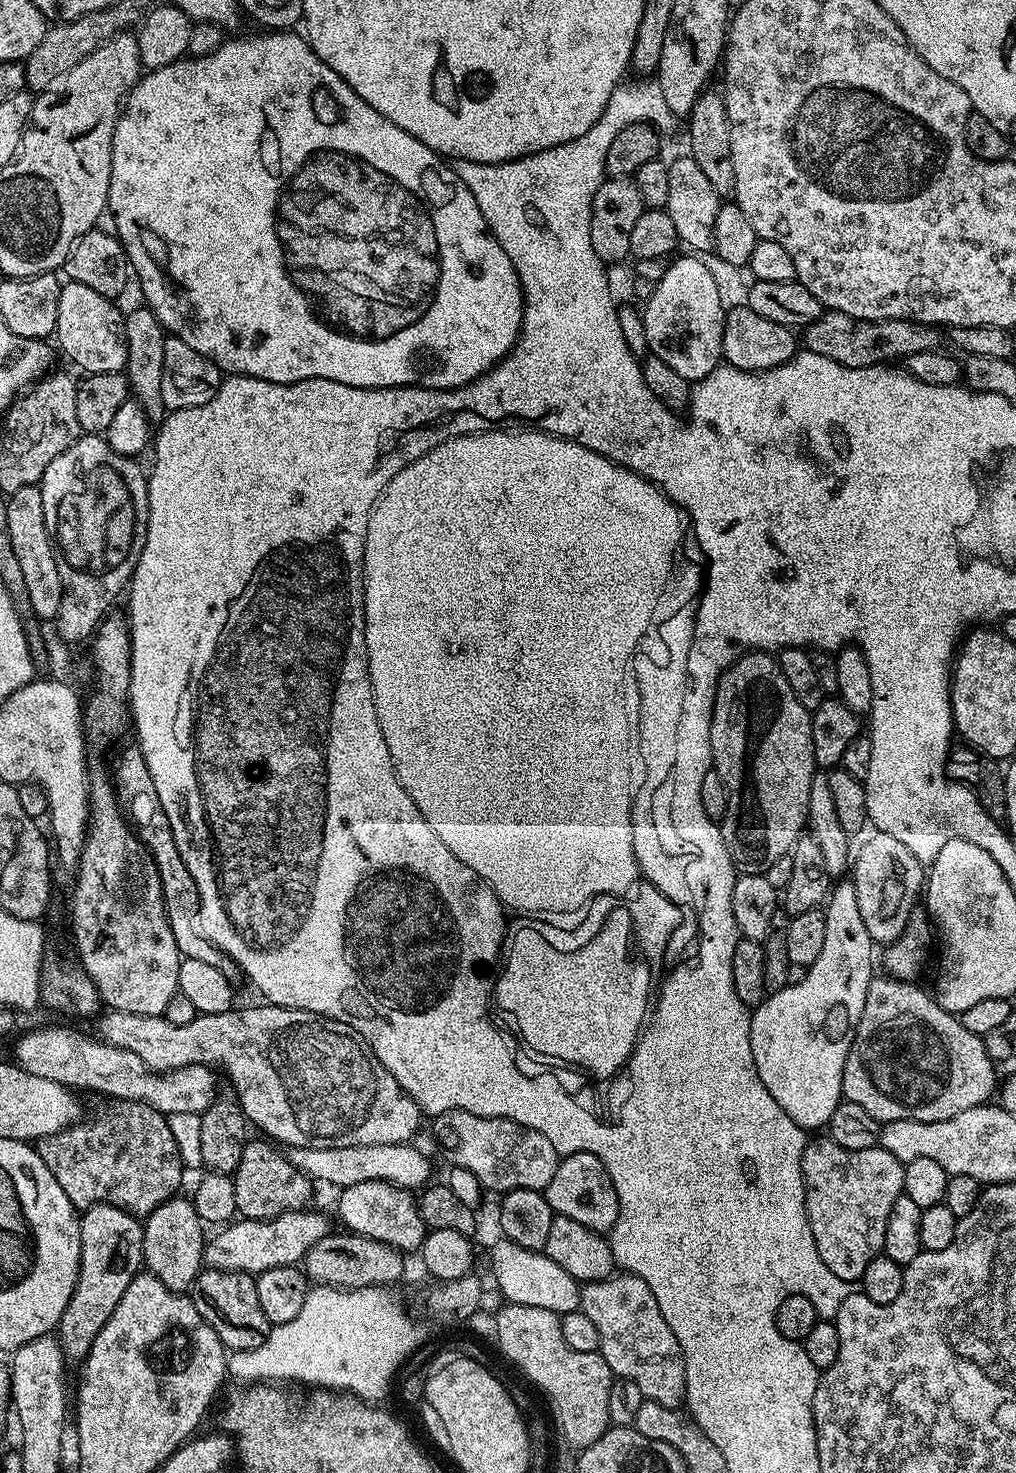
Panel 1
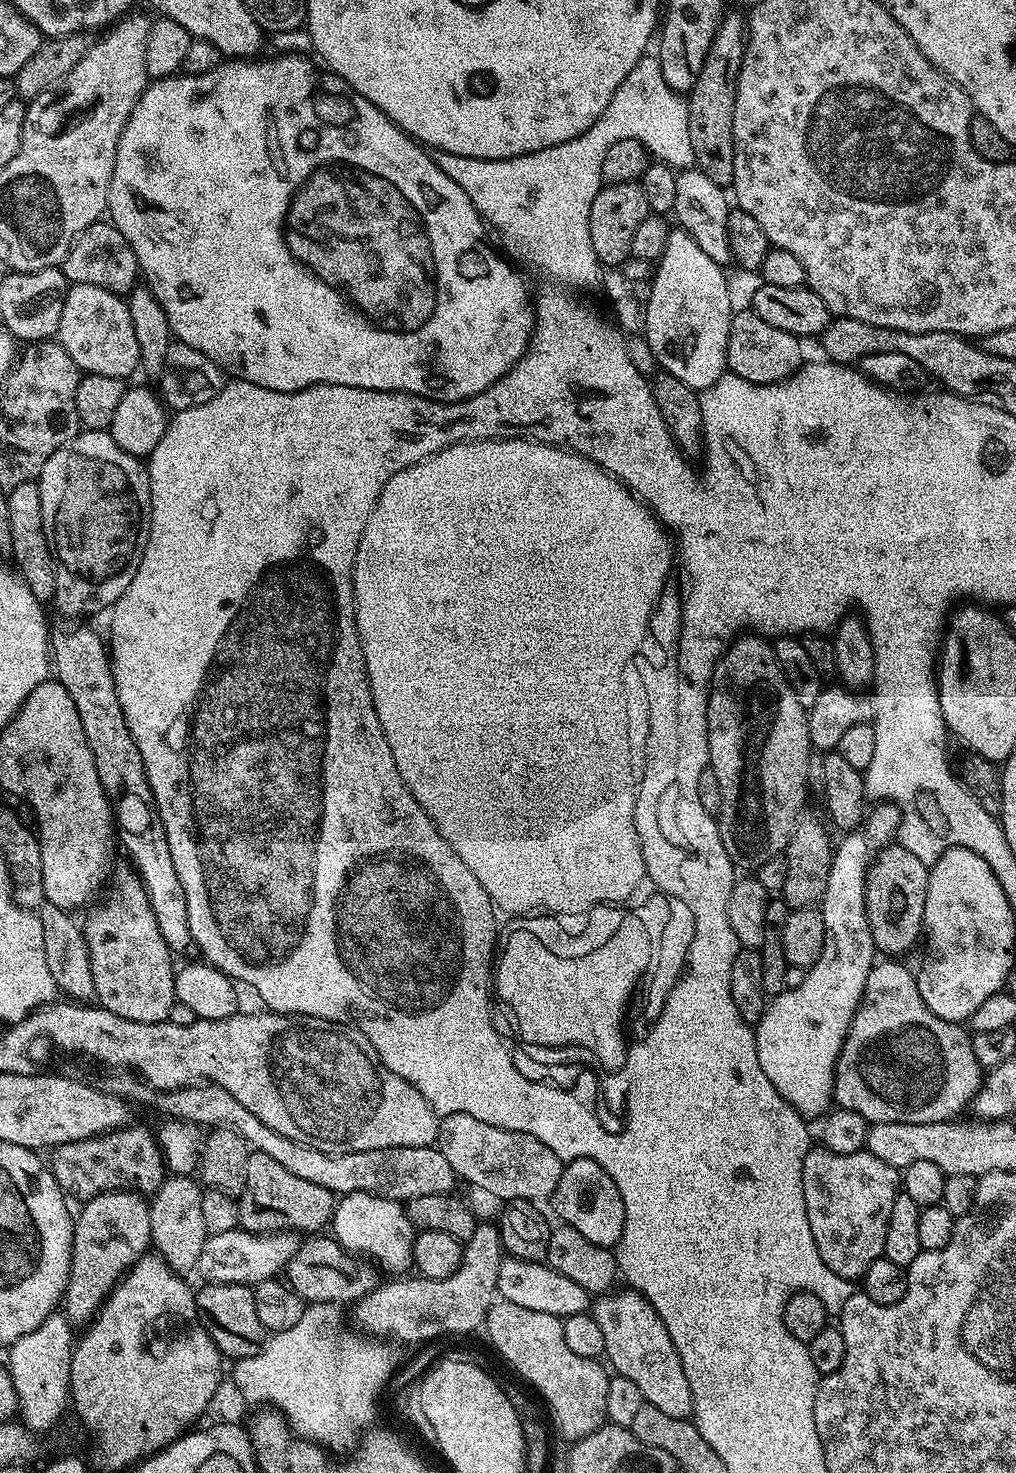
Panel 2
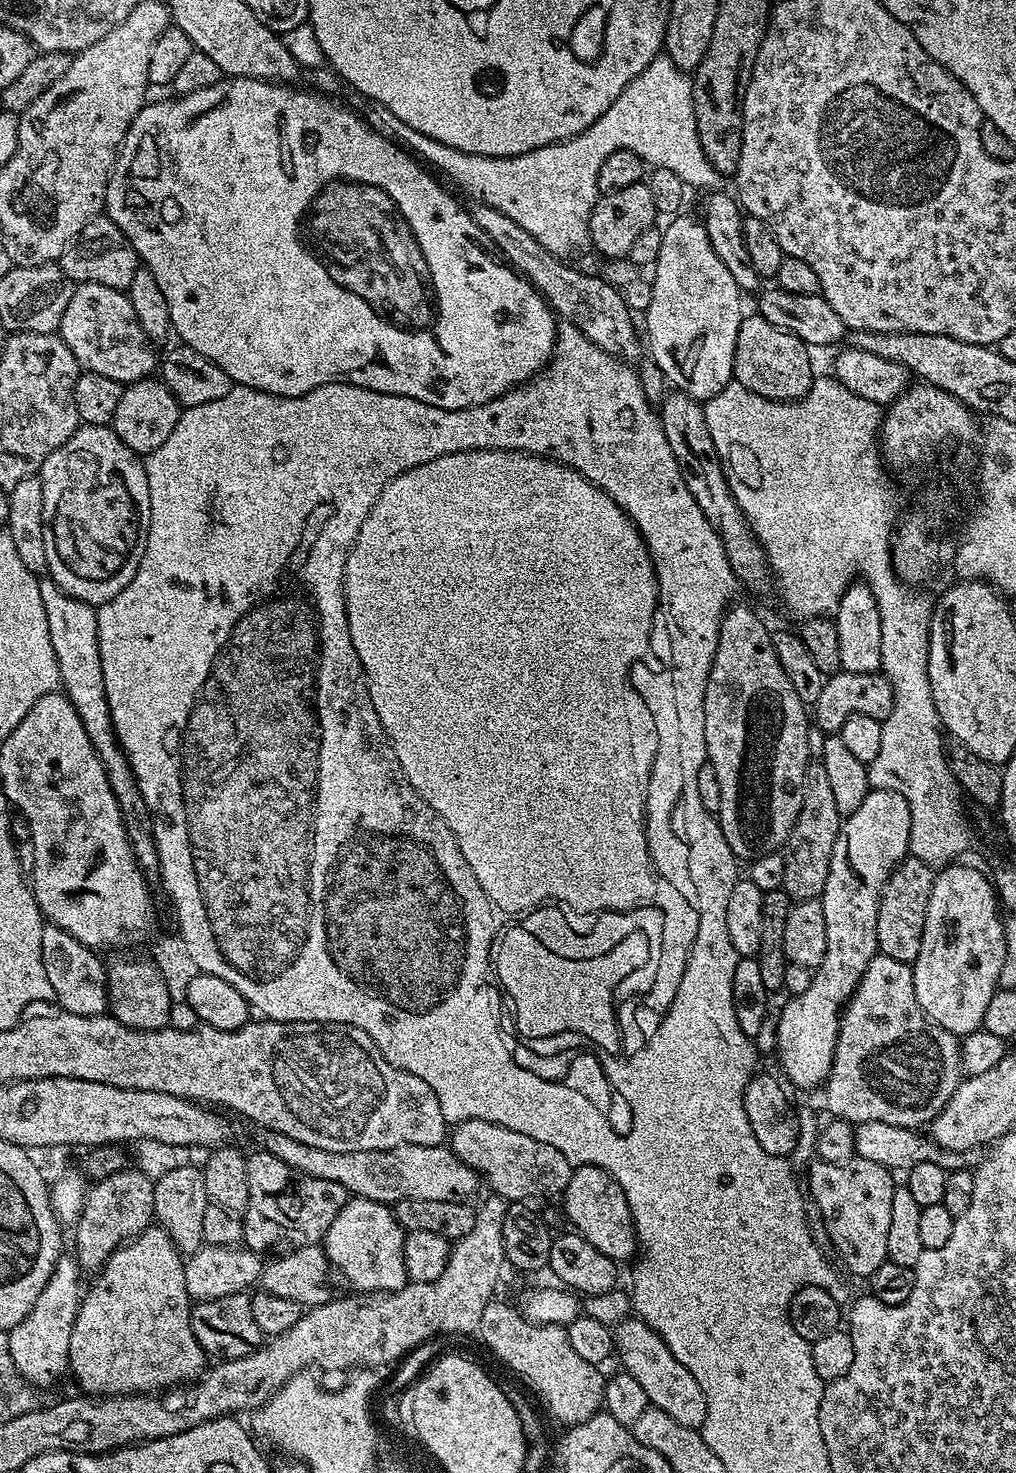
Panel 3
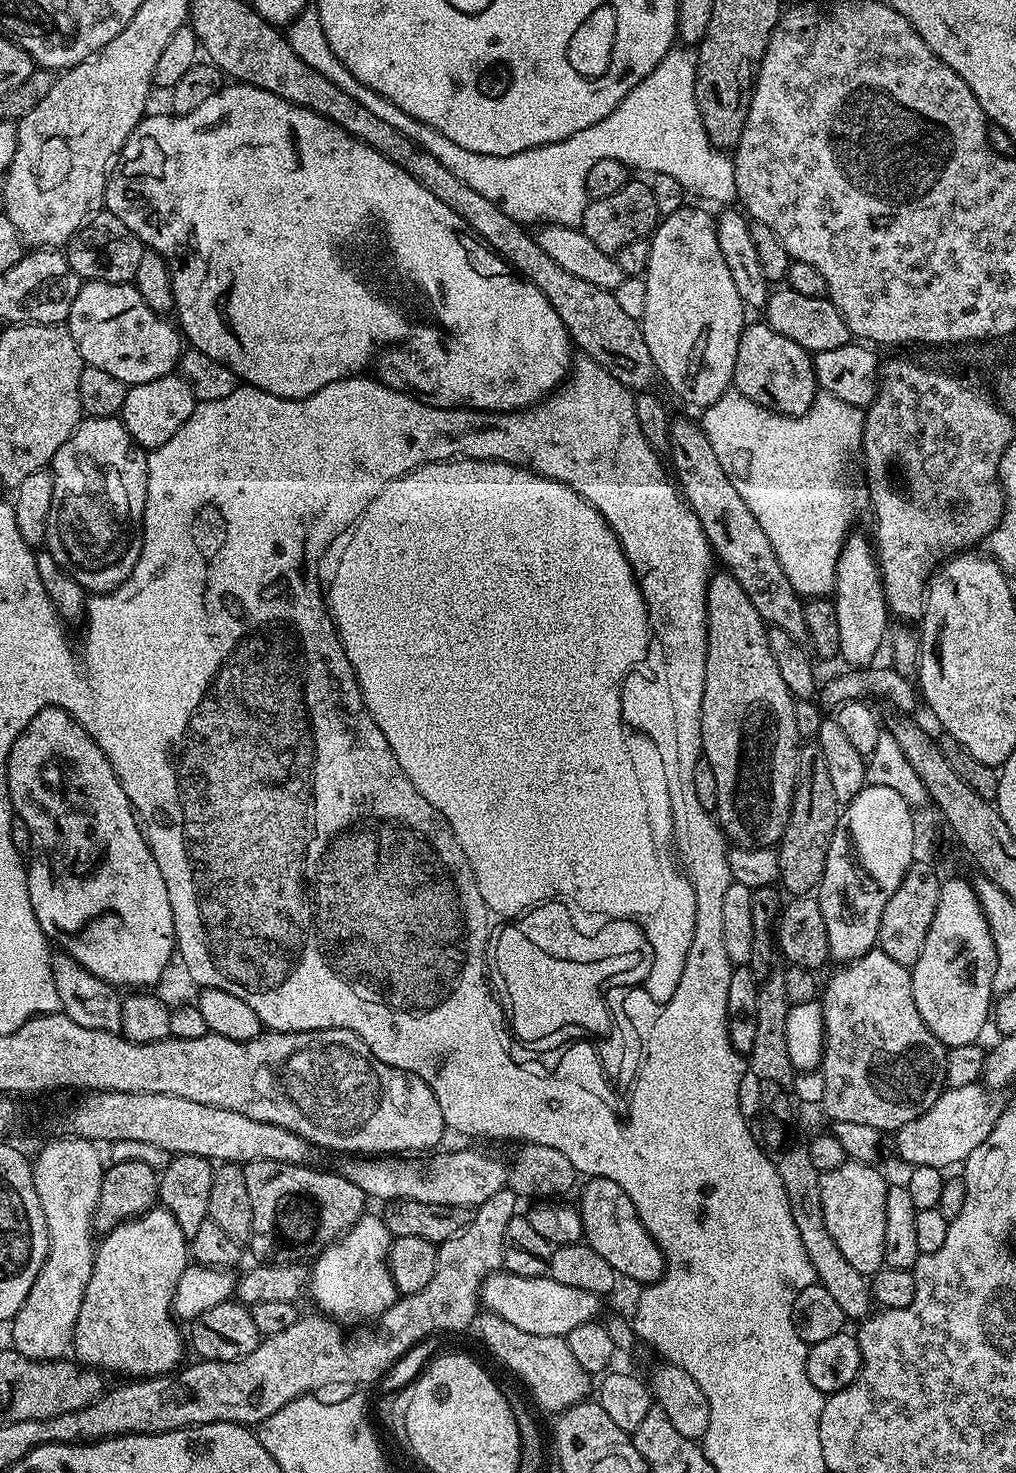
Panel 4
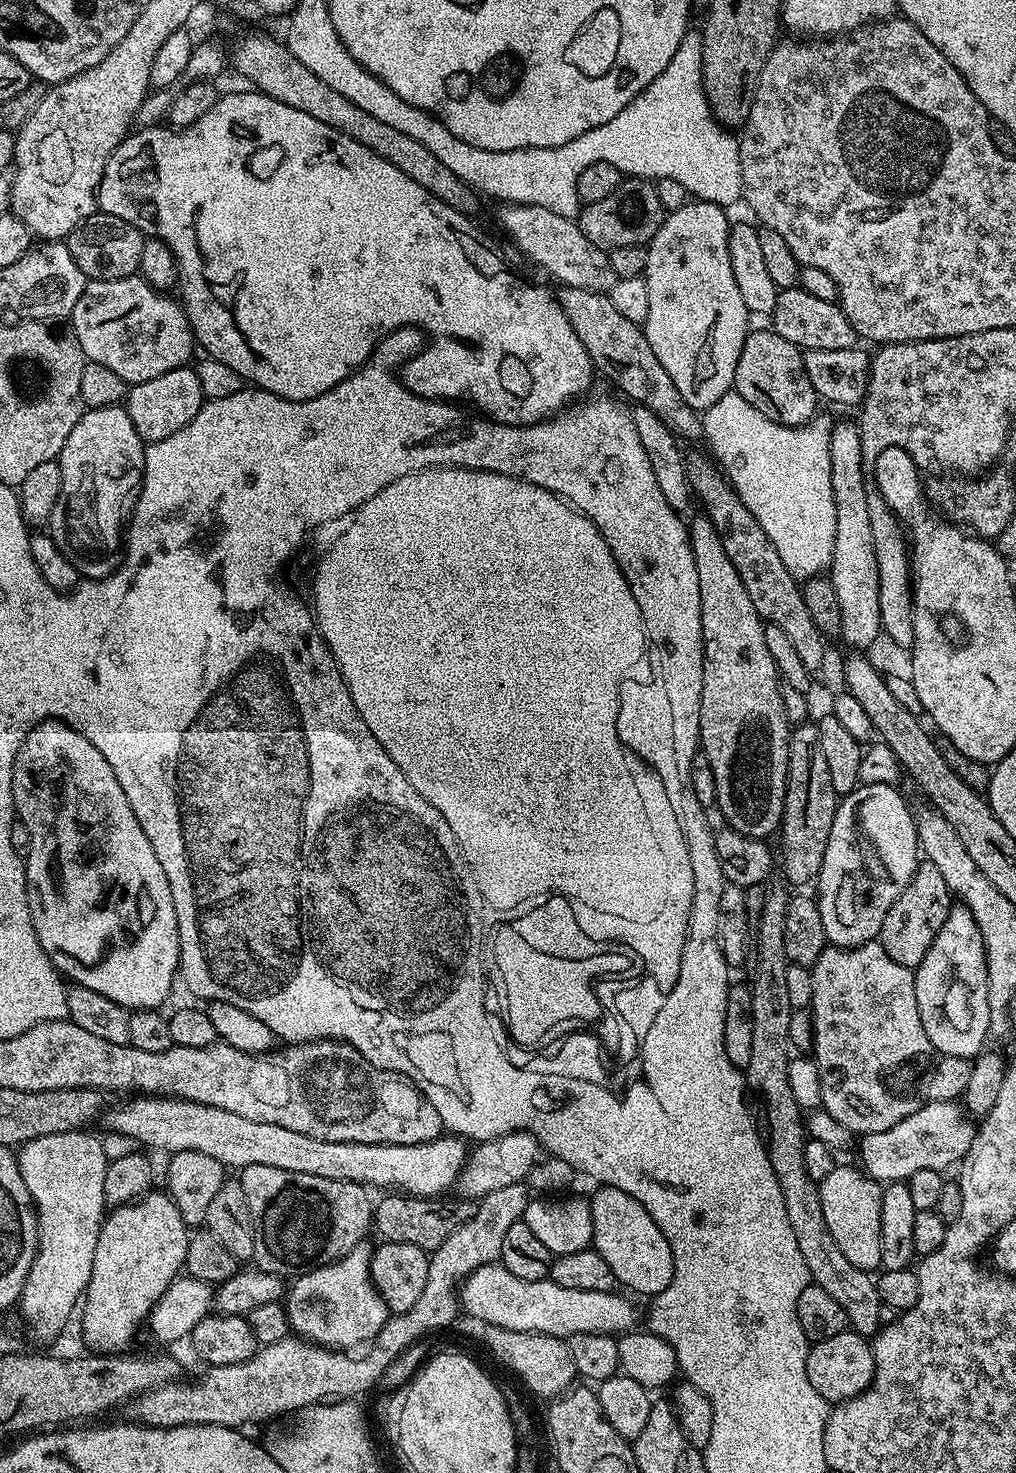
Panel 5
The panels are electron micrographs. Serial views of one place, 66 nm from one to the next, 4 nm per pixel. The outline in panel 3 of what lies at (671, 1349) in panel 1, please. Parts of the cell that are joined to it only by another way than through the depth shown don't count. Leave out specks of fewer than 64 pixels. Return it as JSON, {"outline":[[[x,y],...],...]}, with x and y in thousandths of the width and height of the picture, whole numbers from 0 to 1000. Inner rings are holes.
{"outline":[[[617,895],[604,902],[604,918],[610,921],[609,928],[620,933],[636,944],[636,949],[641,955],[652,957],[676,969],[692,970],[695,963],[695,946],[691,946],[691,941],[663,919],[643,902],[638,901],[629,895]]]}

